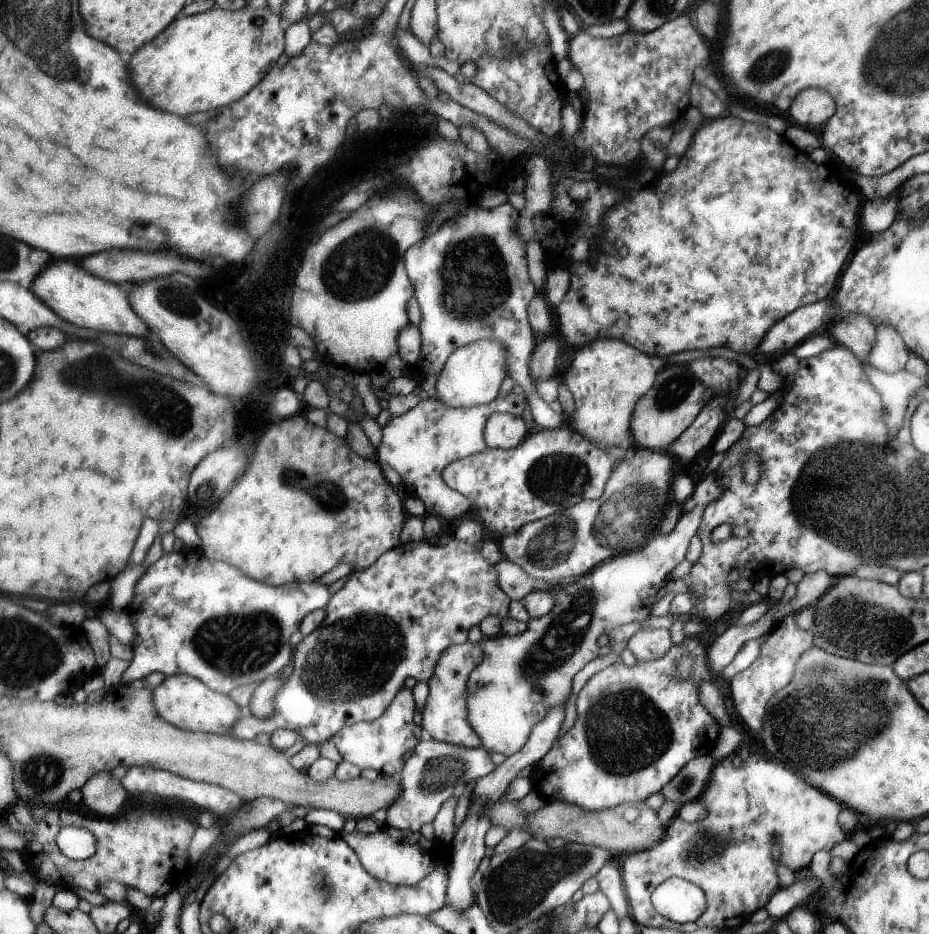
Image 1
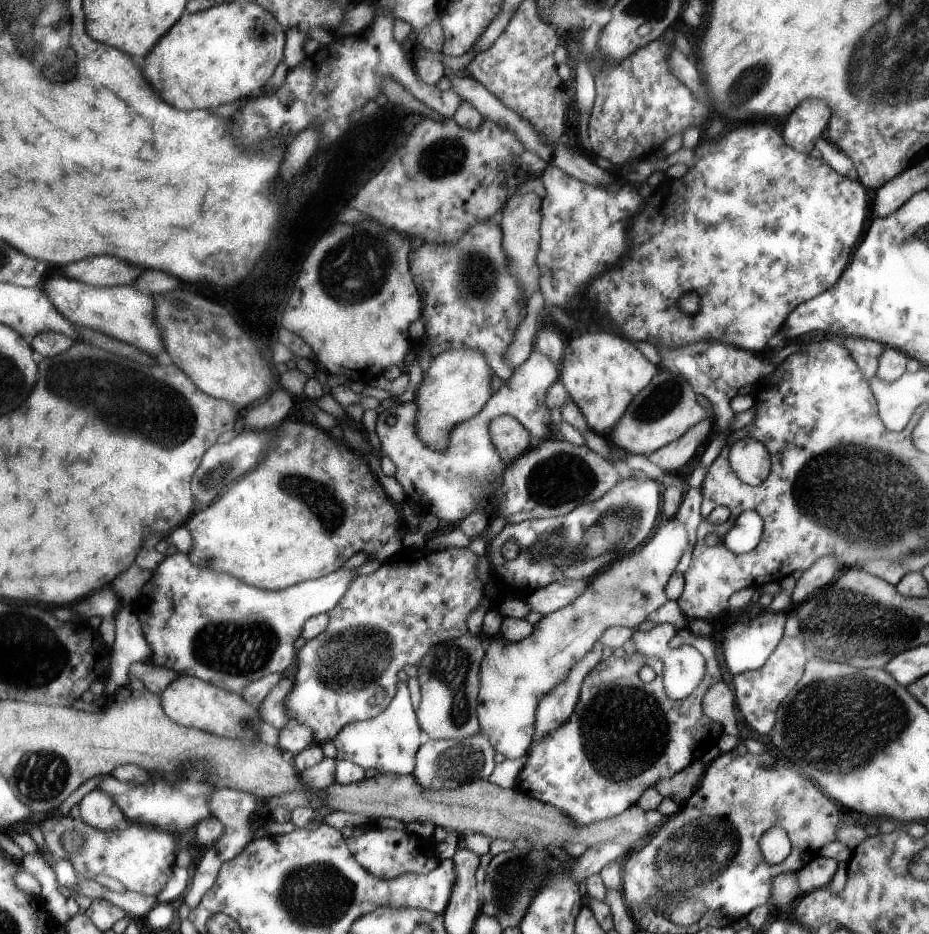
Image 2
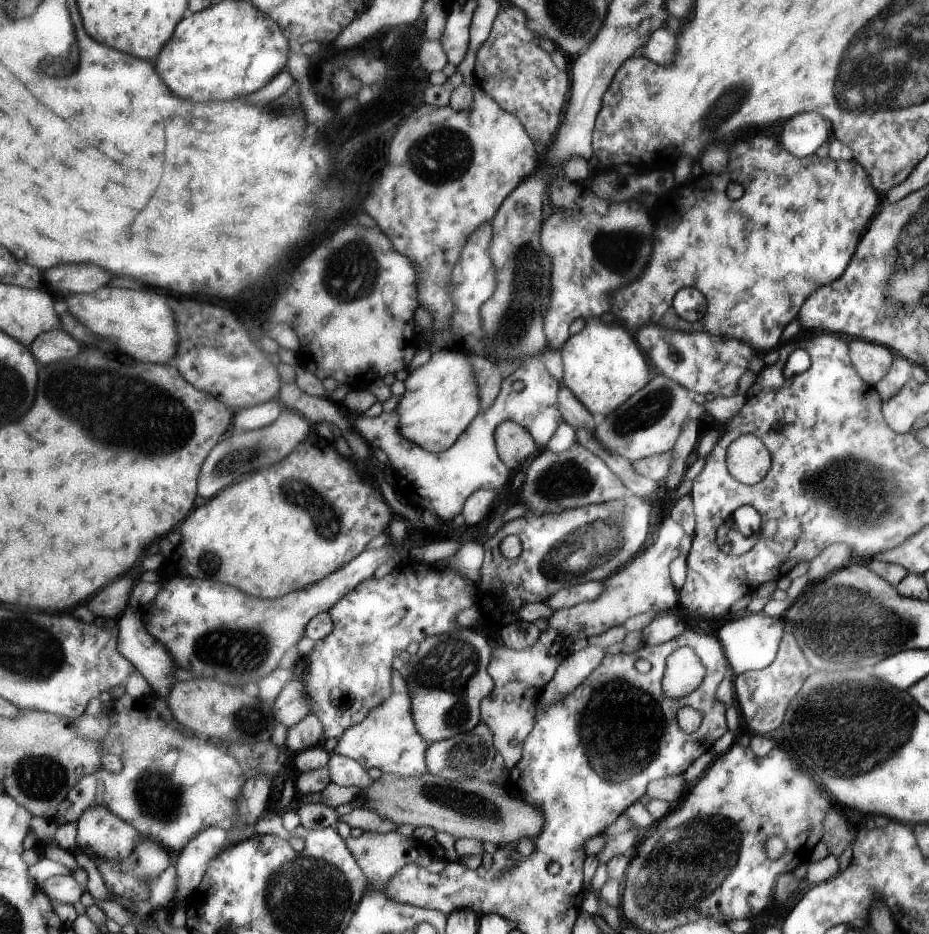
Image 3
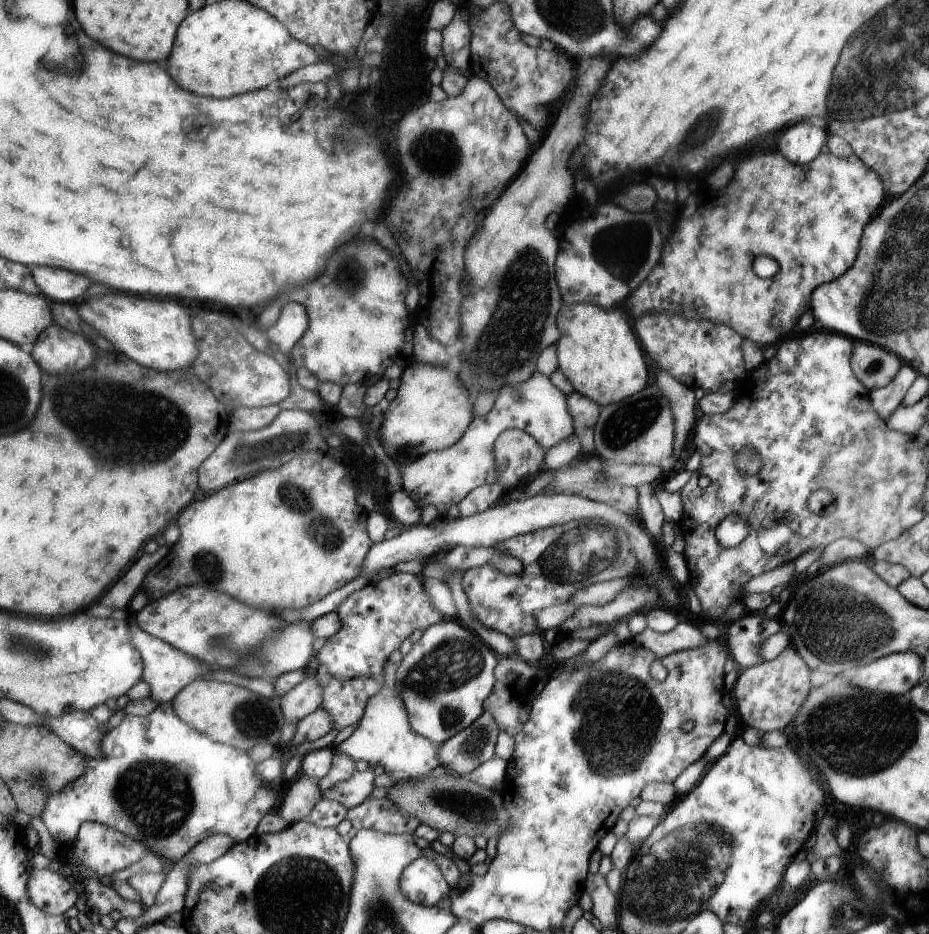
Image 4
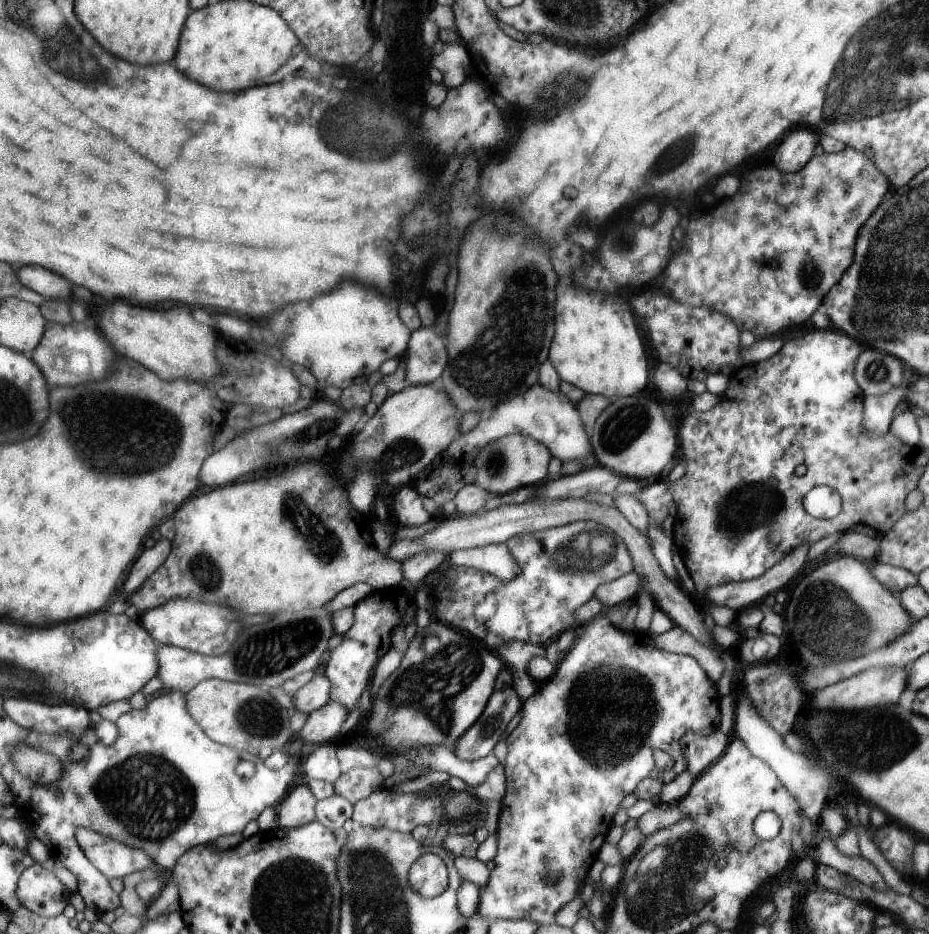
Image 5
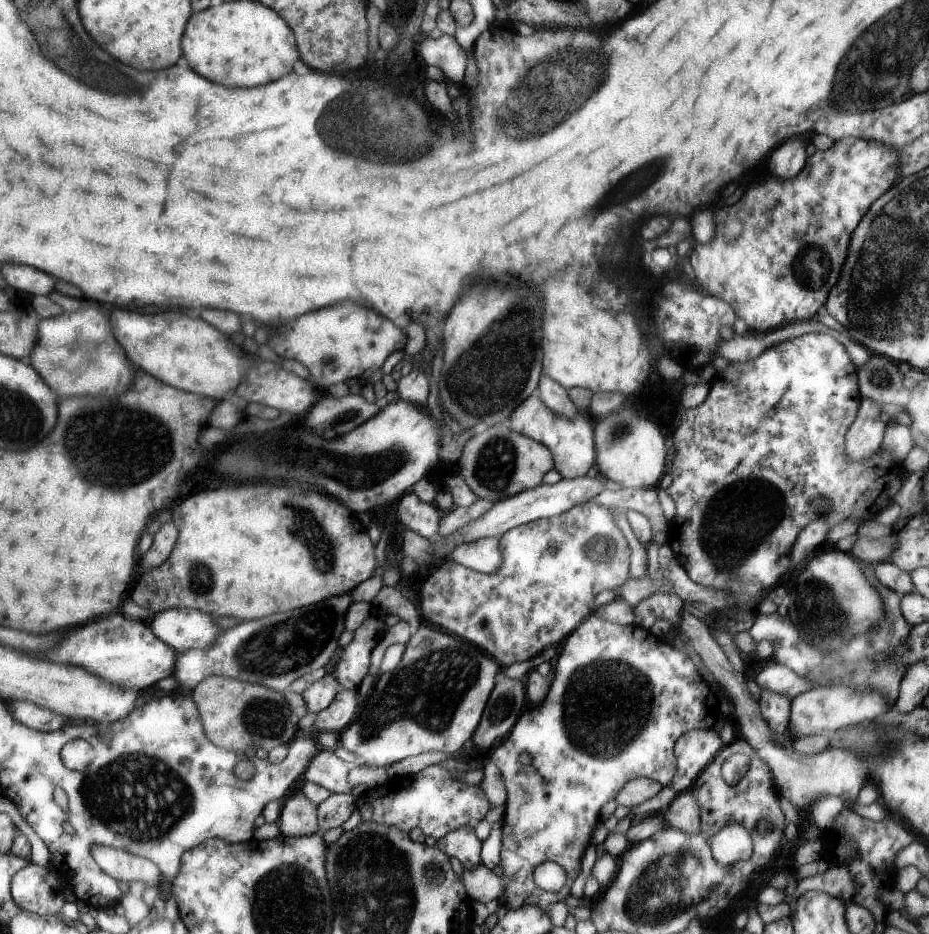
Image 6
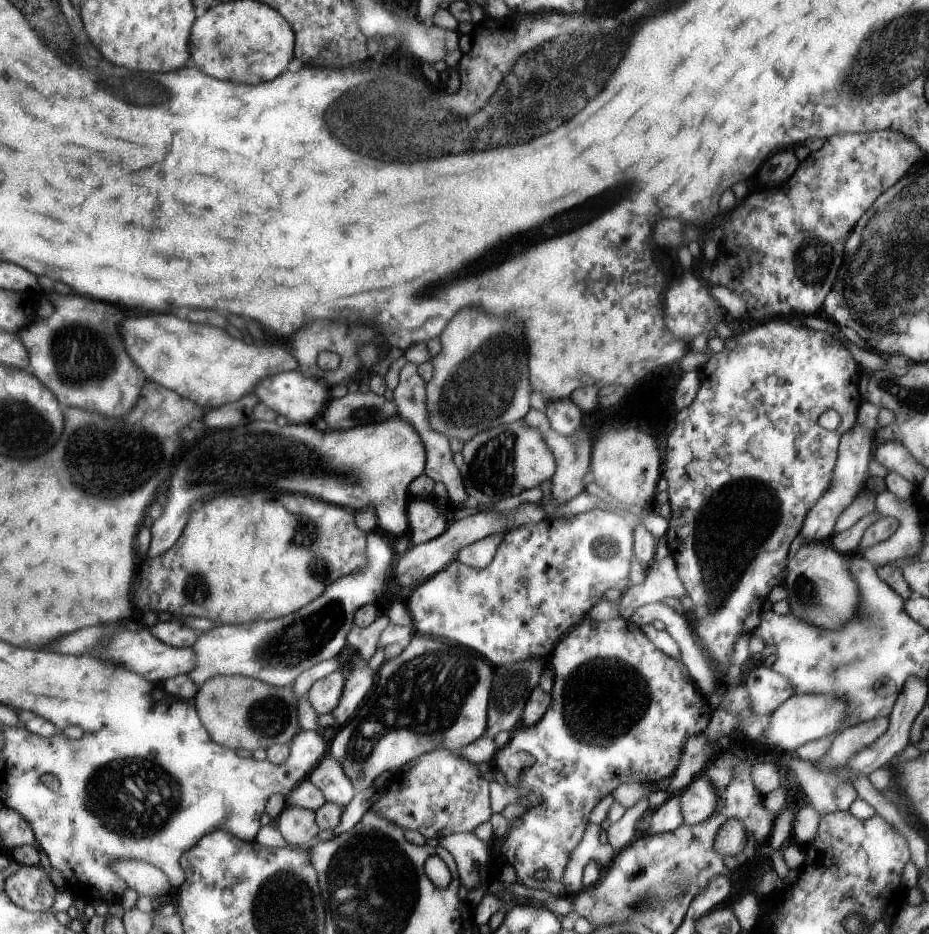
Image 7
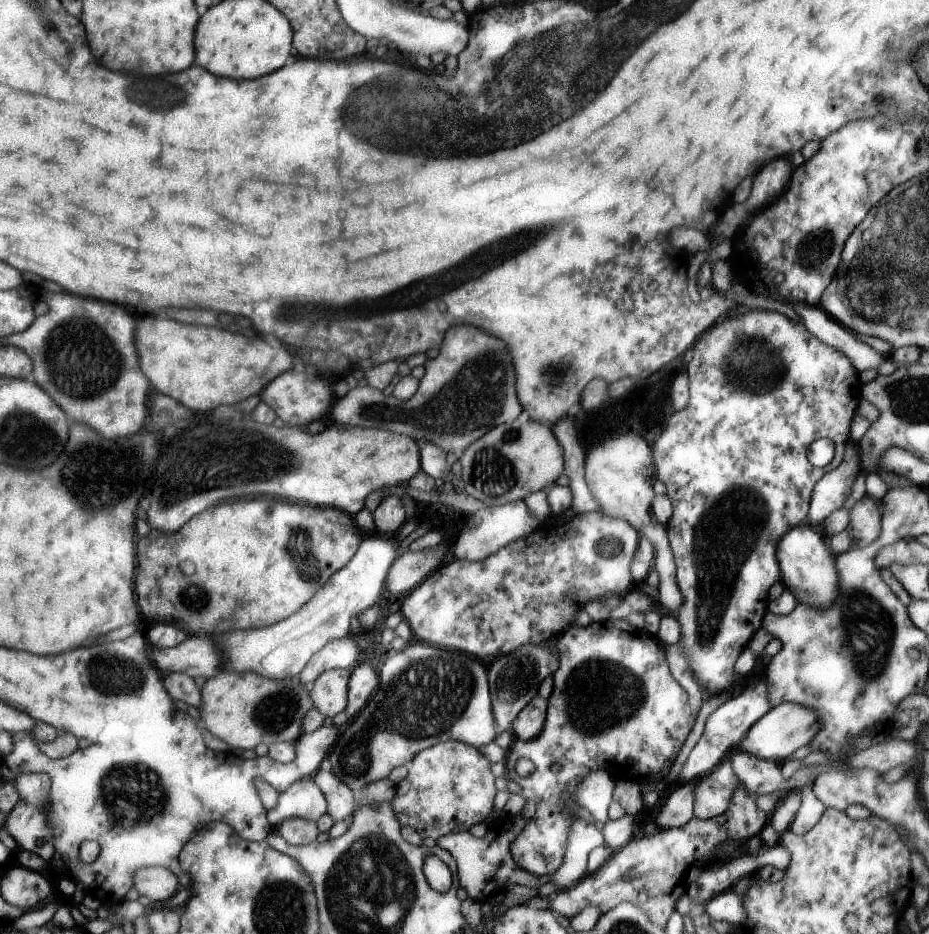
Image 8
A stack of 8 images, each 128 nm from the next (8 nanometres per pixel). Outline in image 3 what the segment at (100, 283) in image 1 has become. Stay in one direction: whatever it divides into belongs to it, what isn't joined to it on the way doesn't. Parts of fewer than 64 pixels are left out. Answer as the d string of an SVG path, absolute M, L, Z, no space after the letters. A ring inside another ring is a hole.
M105 286L99 292L77 293L64 299L69 312L91 331L119 346L117 350L129 354L142 363L163 364L177 351L179 336L175 318L167 308L163 296L143 290L123 290Z

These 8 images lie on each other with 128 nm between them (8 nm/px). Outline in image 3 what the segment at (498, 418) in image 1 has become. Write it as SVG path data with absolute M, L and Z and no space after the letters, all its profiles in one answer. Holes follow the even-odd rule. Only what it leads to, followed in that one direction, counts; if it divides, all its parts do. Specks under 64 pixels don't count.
M508 420L499 423L494 432L494 445L496 453L503 464L513 472L529 454L535 452L533 437L517 424L515 421Z

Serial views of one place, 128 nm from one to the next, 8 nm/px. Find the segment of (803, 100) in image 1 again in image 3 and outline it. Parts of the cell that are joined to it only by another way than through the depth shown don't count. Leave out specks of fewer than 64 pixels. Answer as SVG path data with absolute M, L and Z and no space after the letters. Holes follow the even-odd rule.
M814 112L790 116L783 124L779 136L783 148L799 158L813 155L815 148L819 148L829 136L829 130L823 119Z

